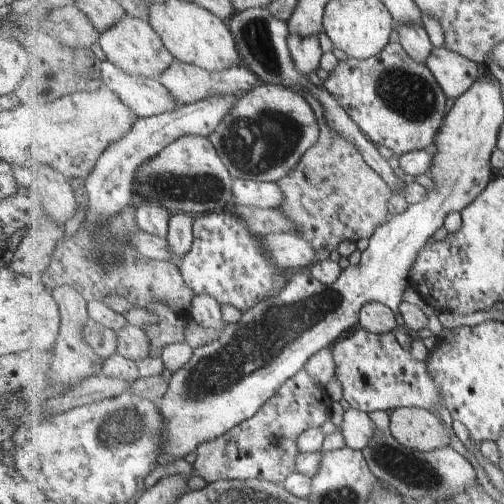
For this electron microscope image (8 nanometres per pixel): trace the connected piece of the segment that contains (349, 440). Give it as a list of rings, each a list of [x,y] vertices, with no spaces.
[[[350,408],[344,412],[342,433],[346,443],[353,450],[365,450],[371,438],[380,432],[368,416],[367,412],[359,409]]]

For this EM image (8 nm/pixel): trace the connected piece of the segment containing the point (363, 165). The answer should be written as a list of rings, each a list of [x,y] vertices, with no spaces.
[[[317,100],[315,112],[317,112],[317,120],[321,124],[319,125],[319,139],[288,176],[279,180],[277,184],[285,194],[285,203],[281,208],[283,214],[291,217],[296,231],[313,245],[318,259],[327,260],[331,256],[331,252],[338,250],[344,241],[357,242],[361,238],[370,239],[379,226],[389,222],[389,218],[392,216],[389,212],[389,200],[393,198],[394,191],[388,181],[365,160],[364,156],[361,156],[361,152],[354,144],[347,142],[345,138],[341,138],[339,134],[335,134],[329,128],[319,100]]]

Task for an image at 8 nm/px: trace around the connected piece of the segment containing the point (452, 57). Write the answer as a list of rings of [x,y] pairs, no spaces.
[[[447,46],[433,48],[425,63],[437,78],[447,98],[458,99],[481,78],[475,60],[469,60]]]

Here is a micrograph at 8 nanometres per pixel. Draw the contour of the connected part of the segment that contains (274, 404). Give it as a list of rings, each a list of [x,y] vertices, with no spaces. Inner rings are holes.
[[[303,370],[291,376],[279,388],[279,392],[269,398],[255,416],[244,420],[211,442],[205,442],[197,450],[197,459],[192,465],[193,476],[200,476],[208,483],[220,480],[264,479],[281,484],[295,470],[295,460],[301,453],[297,438],[303,432],[323,426],[331,420],[329,396],[324,385],[319,384],[309,372]]]

